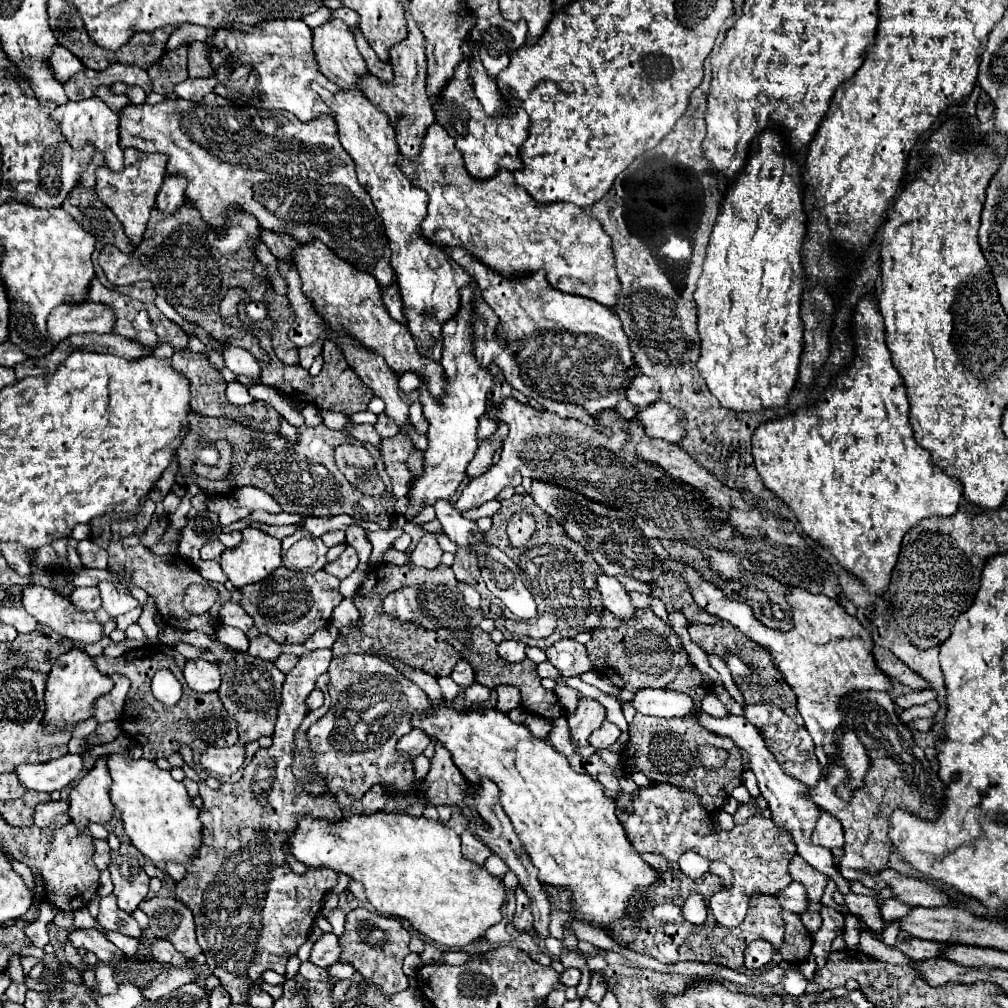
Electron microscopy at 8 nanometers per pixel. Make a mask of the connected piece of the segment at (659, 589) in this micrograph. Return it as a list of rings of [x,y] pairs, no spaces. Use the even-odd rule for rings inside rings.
[[[664,572],[660,578],[648,582],[652,596],[660,598],[668,612],[682,612],[688,622],[704,622],[704,624],[716,624],[720,622],[718,616],[712,616],[706,608],[700,608],[694,604],[692,592],[688,590],[686,580],[680,574]]]

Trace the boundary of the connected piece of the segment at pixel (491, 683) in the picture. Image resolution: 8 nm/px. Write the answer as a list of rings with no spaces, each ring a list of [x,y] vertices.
[[[490,648],[490,650],[478,650],[476,654],[476,664],[474,664],[474,672],[476,672],[476,682],[488,686],[488,688],[496,688],[498,684],[512,684],[516,688],[520,688],[522,692],[522,704],[524,704],[524,710],[530,712],[530,714],[538,714],[538,716],[544,716],[544,718],[558,718],[562,714],[562,706],[558,704],[554,692],[550,690],[544,690],[542,684],[540,684],[540,676],[536,674],[536,664],[532,660],[522,660],[520,664],[508,664],[504,662],[496,648]]]

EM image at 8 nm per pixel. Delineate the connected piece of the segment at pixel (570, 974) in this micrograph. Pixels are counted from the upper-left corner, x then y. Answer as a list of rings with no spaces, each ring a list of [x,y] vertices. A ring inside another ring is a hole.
[[[566,968],[564,974],[560,974],[560,980],[566,984],[566,986],[578,986],[580,982],[580,970],[578,968]]]

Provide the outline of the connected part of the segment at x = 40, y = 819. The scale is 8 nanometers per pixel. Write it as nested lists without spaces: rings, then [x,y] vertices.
[[[50,800],[40,802],[34,812],[34,824],[40,828],[62,828],[70,820],[68,816],[68,800]]]

